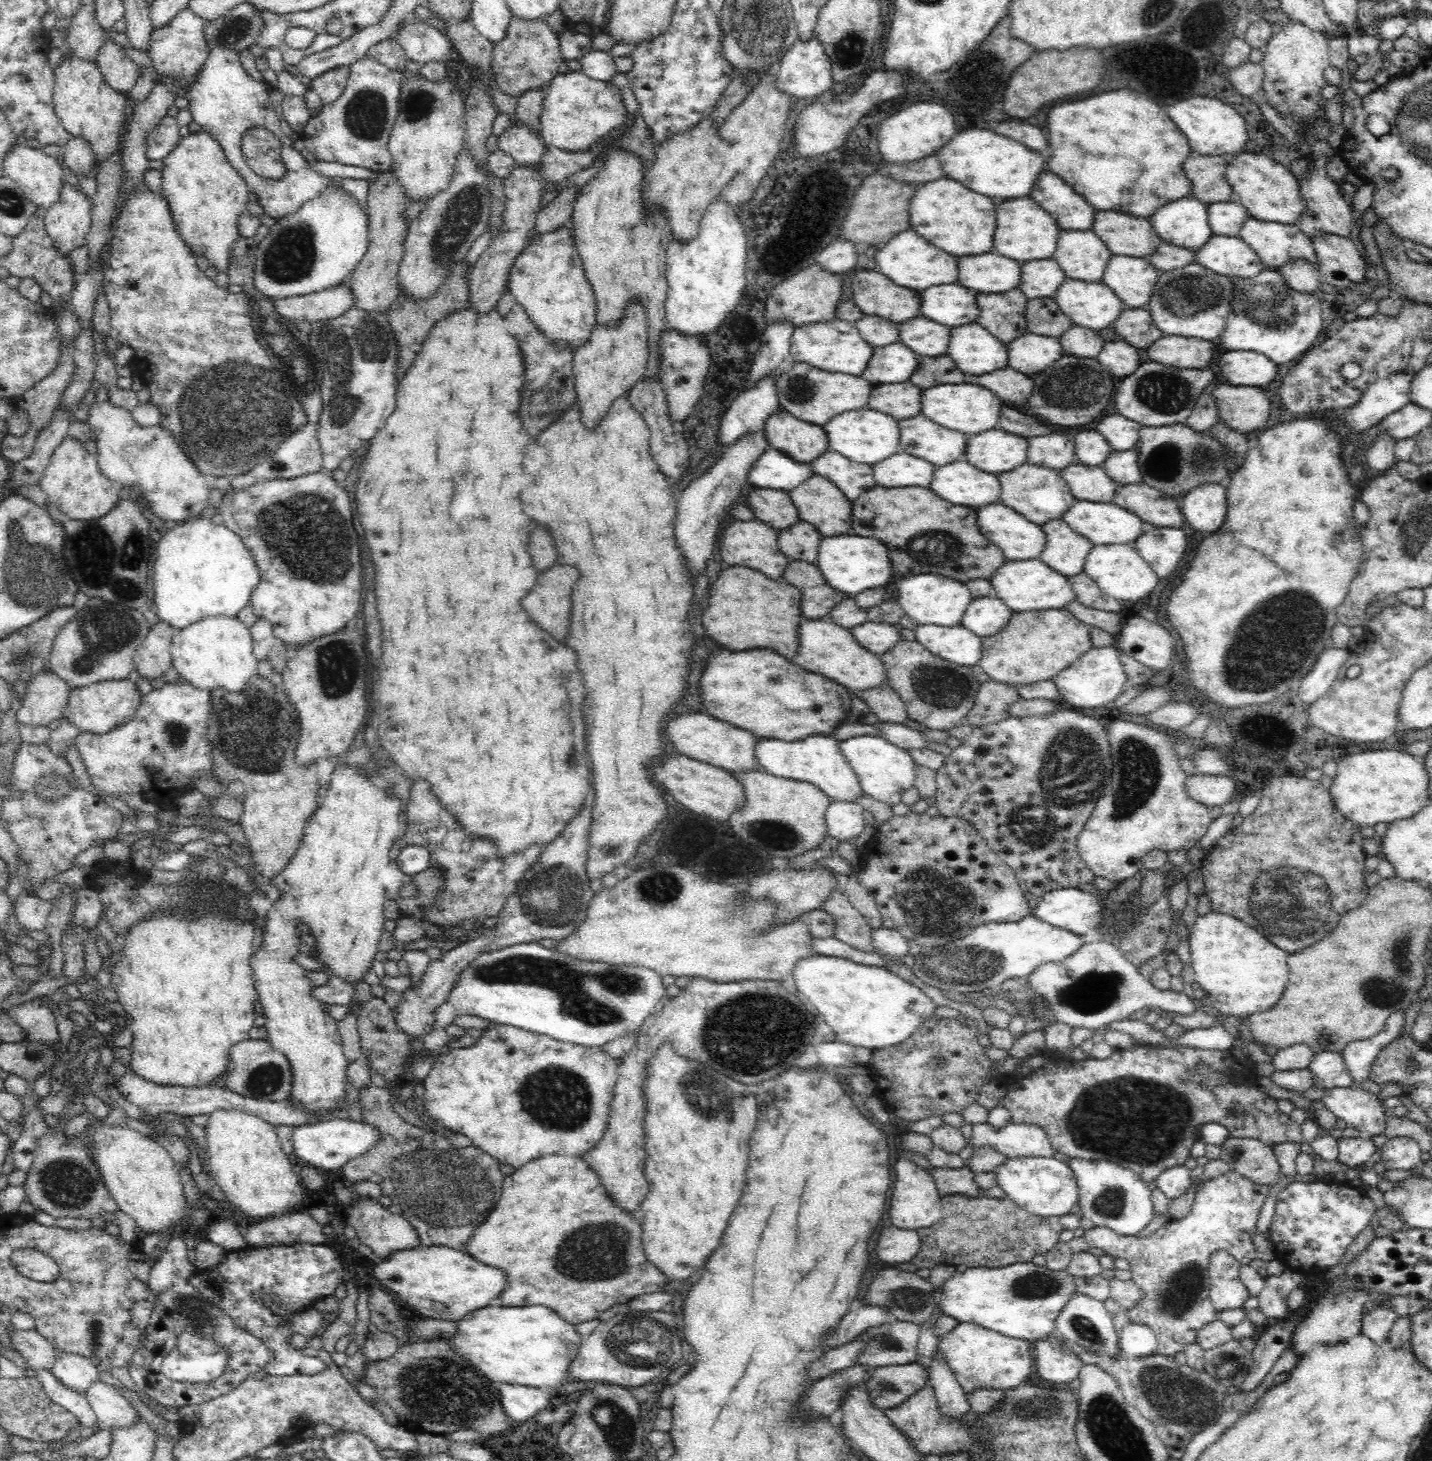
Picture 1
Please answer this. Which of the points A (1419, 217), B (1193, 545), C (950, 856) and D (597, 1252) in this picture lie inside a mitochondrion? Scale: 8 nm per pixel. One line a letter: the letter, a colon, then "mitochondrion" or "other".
A: other
B: other
C: other
D: mitochondrion

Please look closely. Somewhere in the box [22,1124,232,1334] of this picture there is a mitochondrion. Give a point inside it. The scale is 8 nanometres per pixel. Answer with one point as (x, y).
(67, 1184)

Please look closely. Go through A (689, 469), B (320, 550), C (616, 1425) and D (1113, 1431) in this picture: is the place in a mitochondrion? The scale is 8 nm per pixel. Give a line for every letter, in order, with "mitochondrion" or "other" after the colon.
A: other
B: mitochondrion
C: mitochondrion
D: mitochondrion

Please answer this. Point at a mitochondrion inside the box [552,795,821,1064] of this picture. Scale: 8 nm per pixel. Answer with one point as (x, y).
(781, 838)

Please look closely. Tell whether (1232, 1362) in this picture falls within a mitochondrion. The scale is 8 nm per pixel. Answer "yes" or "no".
yes

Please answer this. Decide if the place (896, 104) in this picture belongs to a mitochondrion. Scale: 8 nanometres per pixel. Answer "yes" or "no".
no

